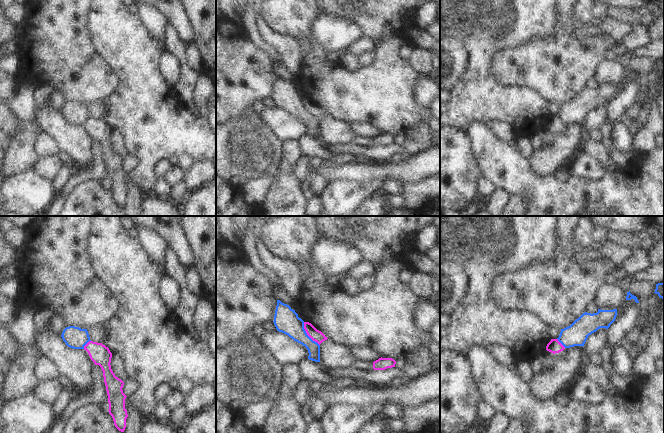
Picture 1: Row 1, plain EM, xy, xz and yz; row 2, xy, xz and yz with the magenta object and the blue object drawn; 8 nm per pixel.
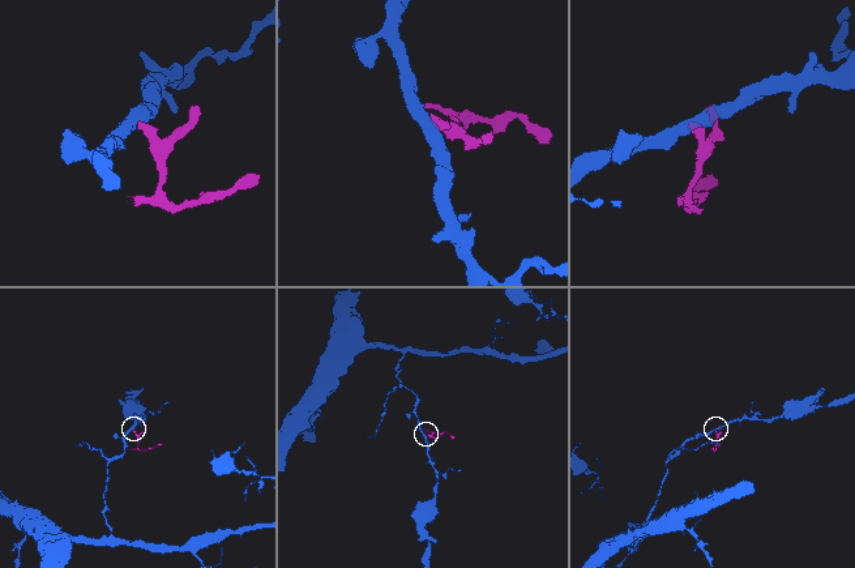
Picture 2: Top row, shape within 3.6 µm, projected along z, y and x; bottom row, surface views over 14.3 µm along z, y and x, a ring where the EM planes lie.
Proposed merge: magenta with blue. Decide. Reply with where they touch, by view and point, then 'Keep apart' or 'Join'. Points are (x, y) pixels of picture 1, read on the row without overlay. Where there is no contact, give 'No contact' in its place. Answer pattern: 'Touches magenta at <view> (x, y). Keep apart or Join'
Touches magenta at xz (307, 110). Keep apart.

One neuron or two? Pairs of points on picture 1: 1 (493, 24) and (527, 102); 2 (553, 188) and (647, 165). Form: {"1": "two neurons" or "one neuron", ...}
{"1": "one neuron", "2": "one neuron"}

